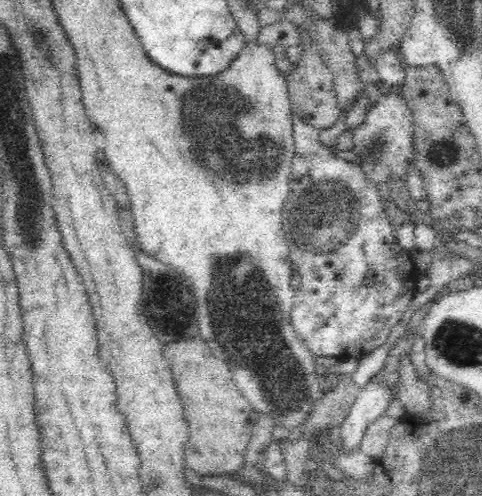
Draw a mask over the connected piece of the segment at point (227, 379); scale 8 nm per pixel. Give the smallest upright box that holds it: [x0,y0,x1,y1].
[164,335,259,476]

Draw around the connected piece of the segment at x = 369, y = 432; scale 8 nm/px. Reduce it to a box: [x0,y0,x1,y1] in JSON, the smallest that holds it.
[361,415,398,461]

